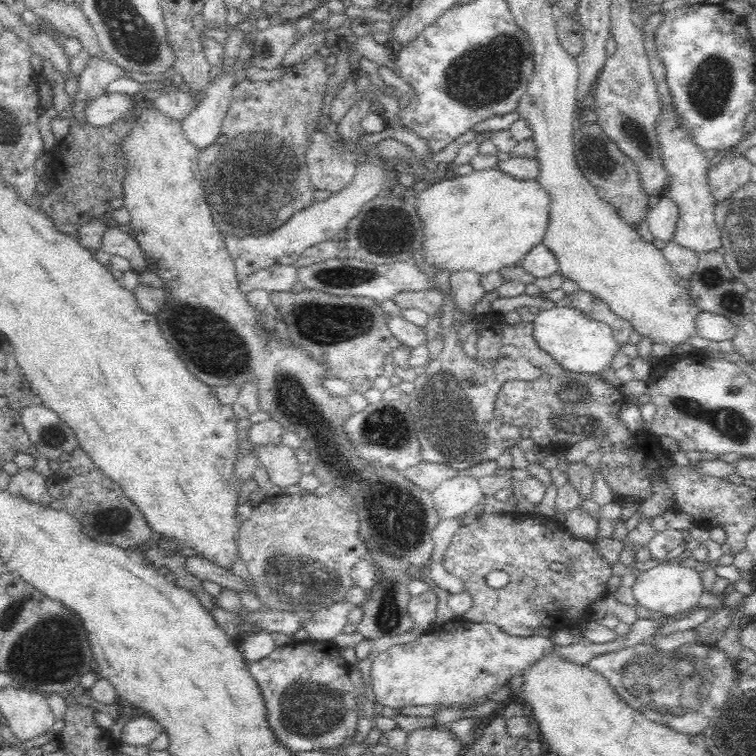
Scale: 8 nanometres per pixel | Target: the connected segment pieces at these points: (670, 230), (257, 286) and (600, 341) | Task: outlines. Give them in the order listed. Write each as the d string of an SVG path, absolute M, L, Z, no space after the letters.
M661 194L650 204L645 221L654 238L668 242L674 238L678 217L679 210L676 203Z
M272 264L262 268L238 284L240 293L247 295L254 290L290 291L298 281L298 269L295 264Z
M554 307L540 311L533 320L533 335L538 346L568 372L600 375L610 367L618 347L611 328L570 307Z

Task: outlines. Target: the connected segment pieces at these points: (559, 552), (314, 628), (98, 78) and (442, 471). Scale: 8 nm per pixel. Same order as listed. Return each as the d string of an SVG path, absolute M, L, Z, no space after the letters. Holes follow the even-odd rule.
M483 513L472 526L459 528L442 560L446 572L462 580L465 591L470 595L471 608L463 615L472 623L491 623L518 636L530 636L541 626L558 631L579 627L589 617L592 604L603 599L612 590L613 577L610 565L600 557L593 542L572 537L564 523L554 517L533 514L511 513L507 516ZM548 563L558 563L560 568L552 571ZM502 570L509 576L506 586L494 589L486 584L485 576L492 571Z
M345 598L334 600L326 609L319 609L305 622L305 630L310 639L332 641L348 625L350 611L356 608Z
M90 55L84 70L78 77L78 90L73 106L73 118L79 122L85 122L80 108L86 100L92 100L100 96L108 84L122 77L130 78L130 72L120 65L110 61L106 55Z
M424 461L420 467L408 468L403 474L409 482L431 493L441 483L458 476L458 473L458 469L449 464Z

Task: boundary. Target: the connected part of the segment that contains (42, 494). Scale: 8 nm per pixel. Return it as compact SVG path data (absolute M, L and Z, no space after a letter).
M20 468L18 472L10 475L8 492L28 497L42 505L51 505L51 497L47 492L47 478L34 468Z

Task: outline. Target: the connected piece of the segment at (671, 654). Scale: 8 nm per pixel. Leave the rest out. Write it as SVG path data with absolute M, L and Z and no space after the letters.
M653 640L624 644L614 652L604 652L590 660L589 665L609 682L616 694L652 722L666 725L674 732L702 735L724 704L728 702L734 684L735 671L728 655L715 645L685 643L671 651L664 651Z

